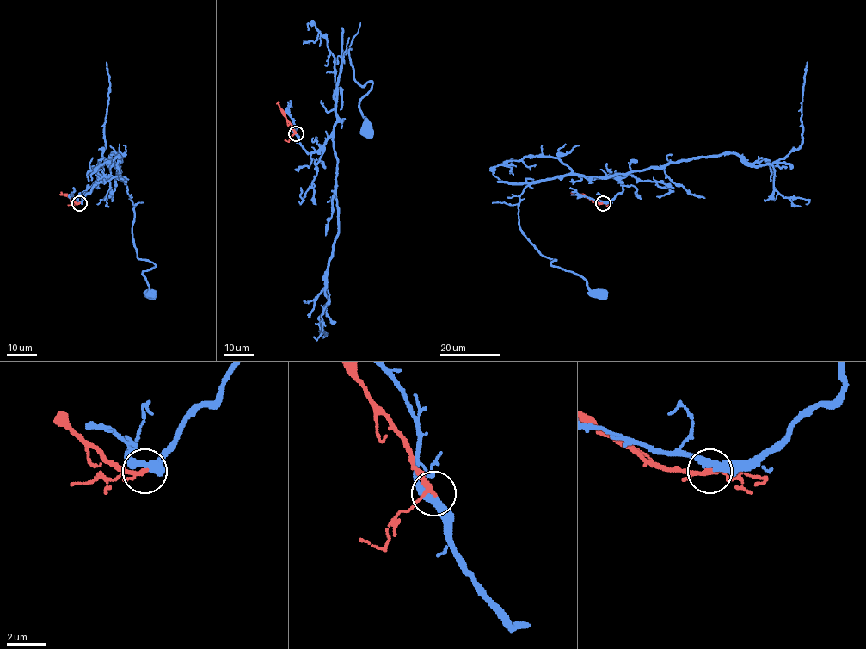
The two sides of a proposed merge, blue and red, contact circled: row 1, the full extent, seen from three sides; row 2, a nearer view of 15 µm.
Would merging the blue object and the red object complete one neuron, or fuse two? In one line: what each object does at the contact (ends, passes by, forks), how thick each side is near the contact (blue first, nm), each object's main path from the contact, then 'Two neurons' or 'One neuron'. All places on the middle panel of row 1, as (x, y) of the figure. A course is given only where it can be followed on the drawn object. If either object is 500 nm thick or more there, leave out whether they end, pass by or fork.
At the ring blue passes by. At the ring red passes by. Thickness 360 nm (blue) against 180 nm. Course of blue: (297, 133), (308, 153), (331, 134), (342, 58), (351, 49), (354, 80), (372, 83), (359, 106), (366, 132). Course of red: (296, 133), (278, 102). One neuron

